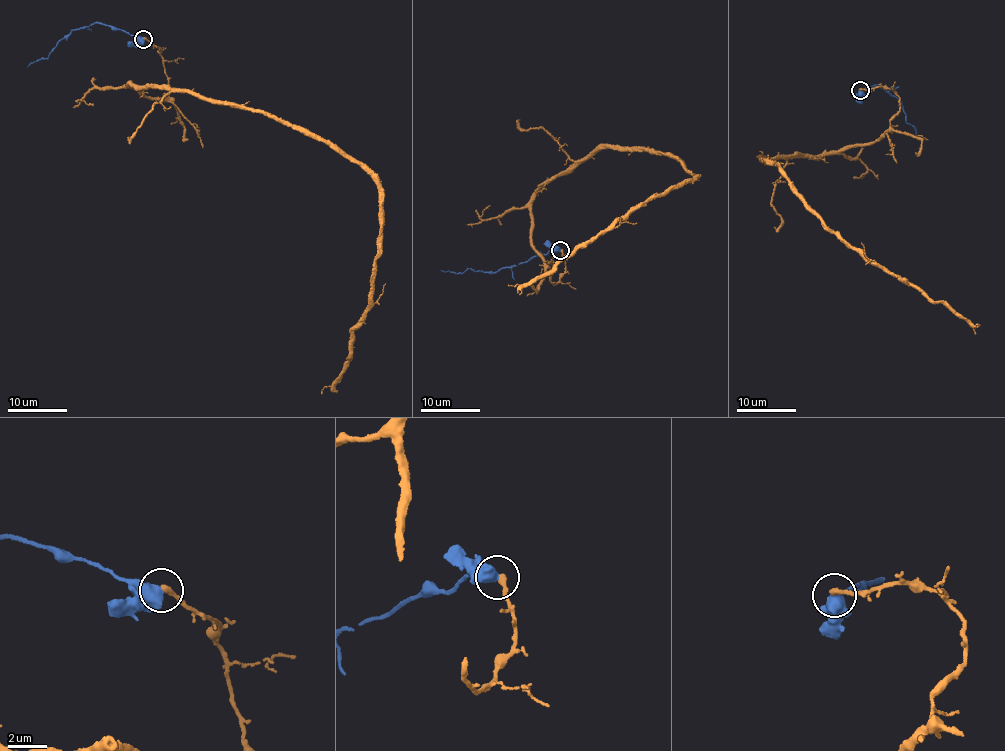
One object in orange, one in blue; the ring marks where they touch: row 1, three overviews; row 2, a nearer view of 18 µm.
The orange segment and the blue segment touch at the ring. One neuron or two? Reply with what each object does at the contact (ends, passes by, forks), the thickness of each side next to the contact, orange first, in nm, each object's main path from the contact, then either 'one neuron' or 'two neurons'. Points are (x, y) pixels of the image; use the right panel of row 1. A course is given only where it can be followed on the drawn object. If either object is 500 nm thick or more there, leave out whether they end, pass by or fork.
300/700 nm | orange via (860, 90), (898, 95), (899, 113), (874, 141), (816, 157), (759, 156), (822, 224), (976, 333) | blue via (860, 90), (863, 92), (866, 88), (877, 85), (900, 102), (906, 121), (916, 129), (919, 140) | two neurons

